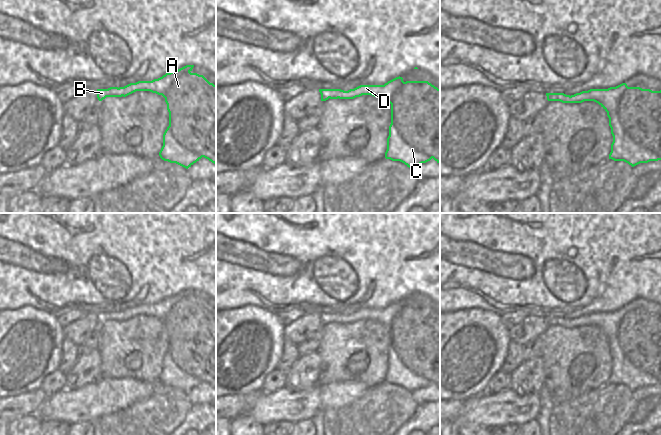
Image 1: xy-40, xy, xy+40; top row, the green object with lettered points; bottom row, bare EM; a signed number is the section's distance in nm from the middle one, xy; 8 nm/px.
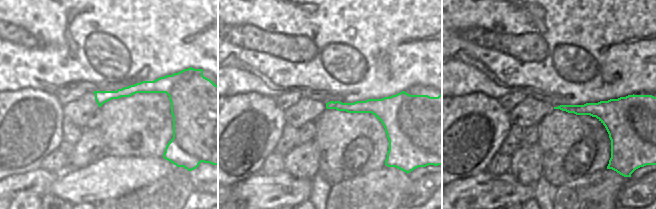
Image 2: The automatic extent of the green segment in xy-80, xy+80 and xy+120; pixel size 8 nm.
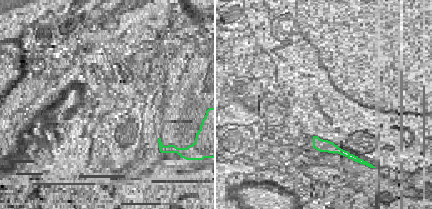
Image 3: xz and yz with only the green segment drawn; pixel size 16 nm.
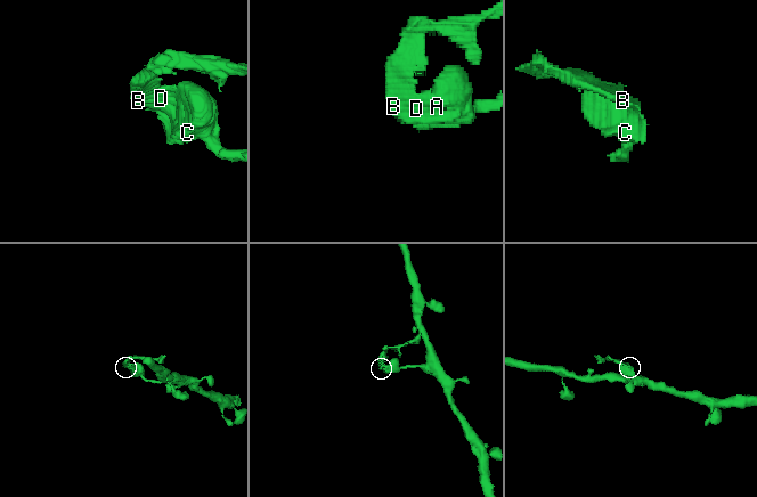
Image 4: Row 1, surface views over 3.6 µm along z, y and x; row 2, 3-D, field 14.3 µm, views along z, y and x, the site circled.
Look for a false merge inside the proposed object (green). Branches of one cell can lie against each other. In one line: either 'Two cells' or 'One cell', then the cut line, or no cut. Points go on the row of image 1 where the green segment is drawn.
Two cells. Split along xy+40 (569, 95), (556, 95), (552, 100).

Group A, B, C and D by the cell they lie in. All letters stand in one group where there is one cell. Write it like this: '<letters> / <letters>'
A C D / B

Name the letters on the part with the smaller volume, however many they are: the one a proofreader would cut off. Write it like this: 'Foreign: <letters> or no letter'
Foreign: B

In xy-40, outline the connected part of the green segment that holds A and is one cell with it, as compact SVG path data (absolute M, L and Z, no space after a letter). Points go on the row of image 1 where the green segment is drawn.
M186 65L176 71L166 73L152 81L138 81L119 87L117 94L126 97L136 91L150 91L165 98L169 112L169 126L163 134L163 146L159 152L162 160L176 163L186 169L202 157L216 164L216 85L210 83L203 75L192 73L194 65Z

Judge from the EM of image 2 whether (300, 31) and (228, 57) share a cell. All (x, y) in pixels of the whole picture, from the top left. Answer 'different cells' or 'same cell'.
same cell

